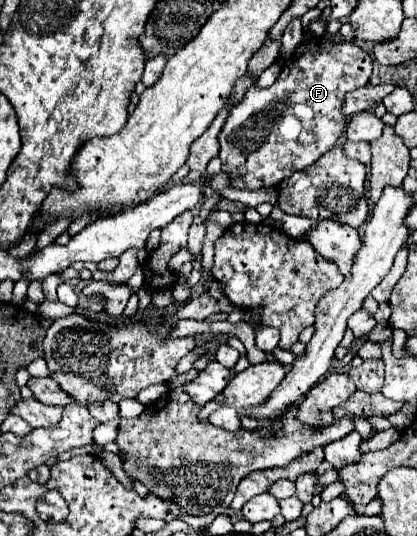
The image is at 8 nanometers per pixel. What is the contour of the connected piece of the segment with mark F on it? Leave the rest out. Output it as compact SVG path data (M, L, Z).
M326 36L306 38L286 60L274 86L266 90L258 90L258 88L250 90L250 94L246 94L246 98L238 106L234 106L234 110L226 118L226 124L218 134L218 142L220 142L218 158L222 160L222 170L230 174L230 186L240 190L270 188L270 186L278 186L294 172L312 166L344 134L346 130L346 116L342 114L344 98L348 92L366 86L370 74L372 74L372 56L366 50L362 50L358 44L354 42L336 44Z

